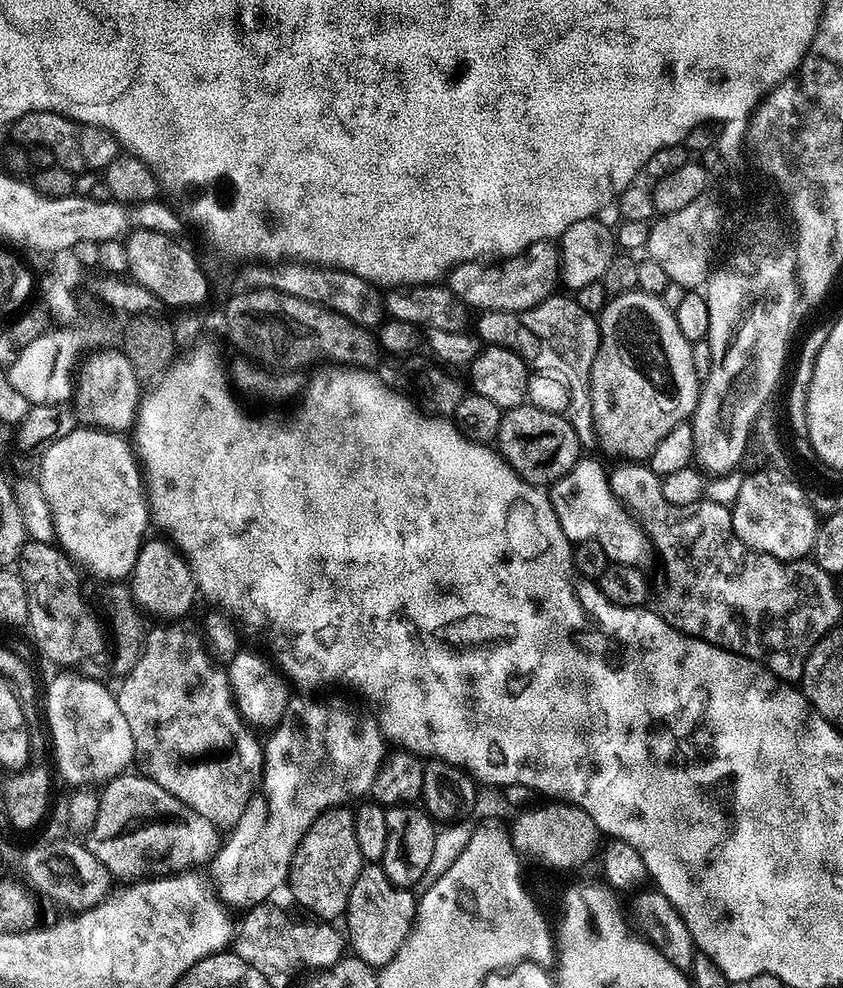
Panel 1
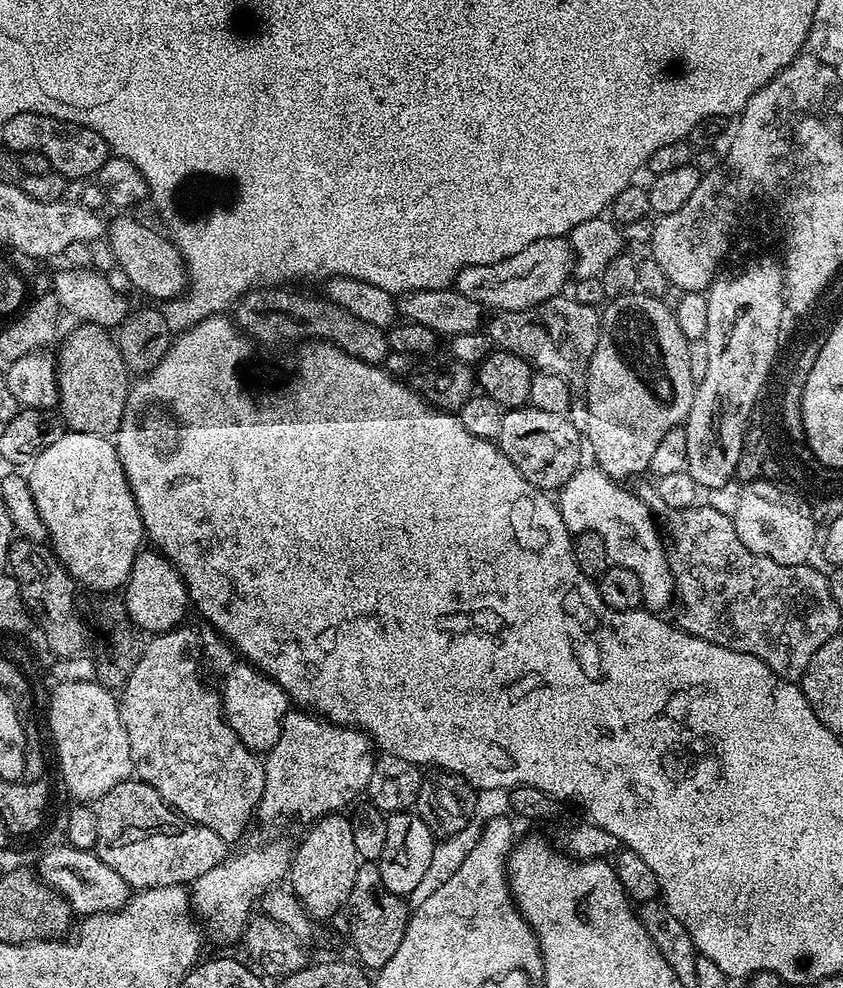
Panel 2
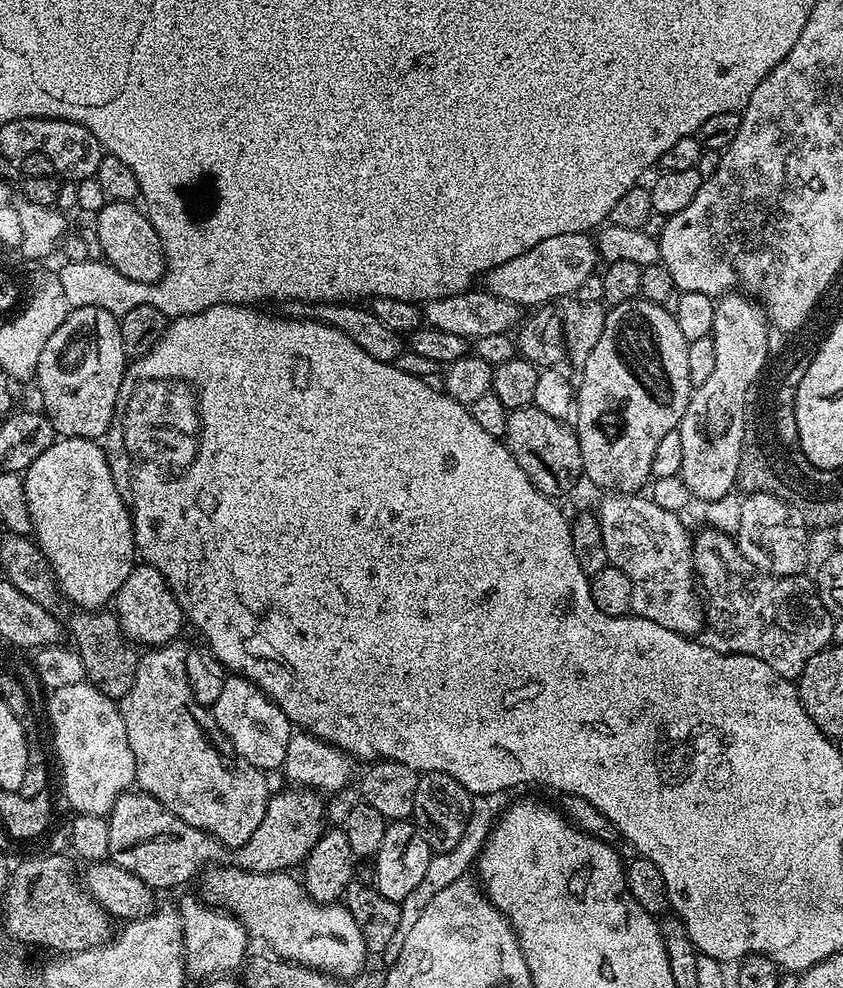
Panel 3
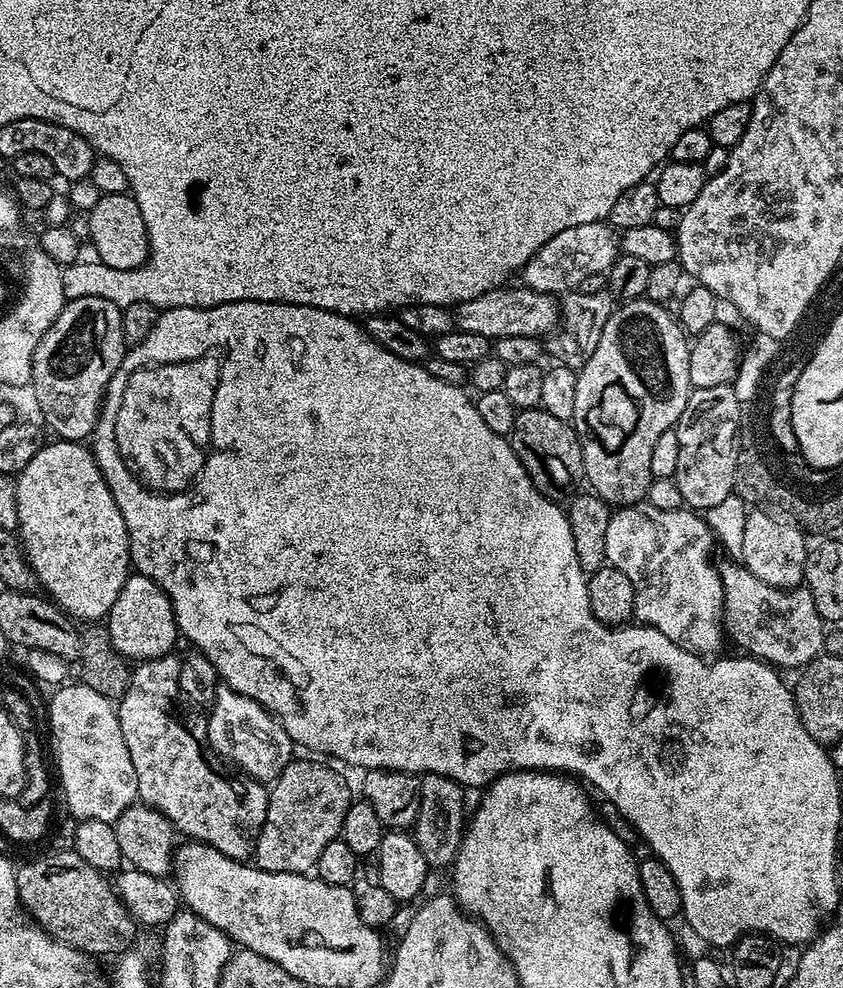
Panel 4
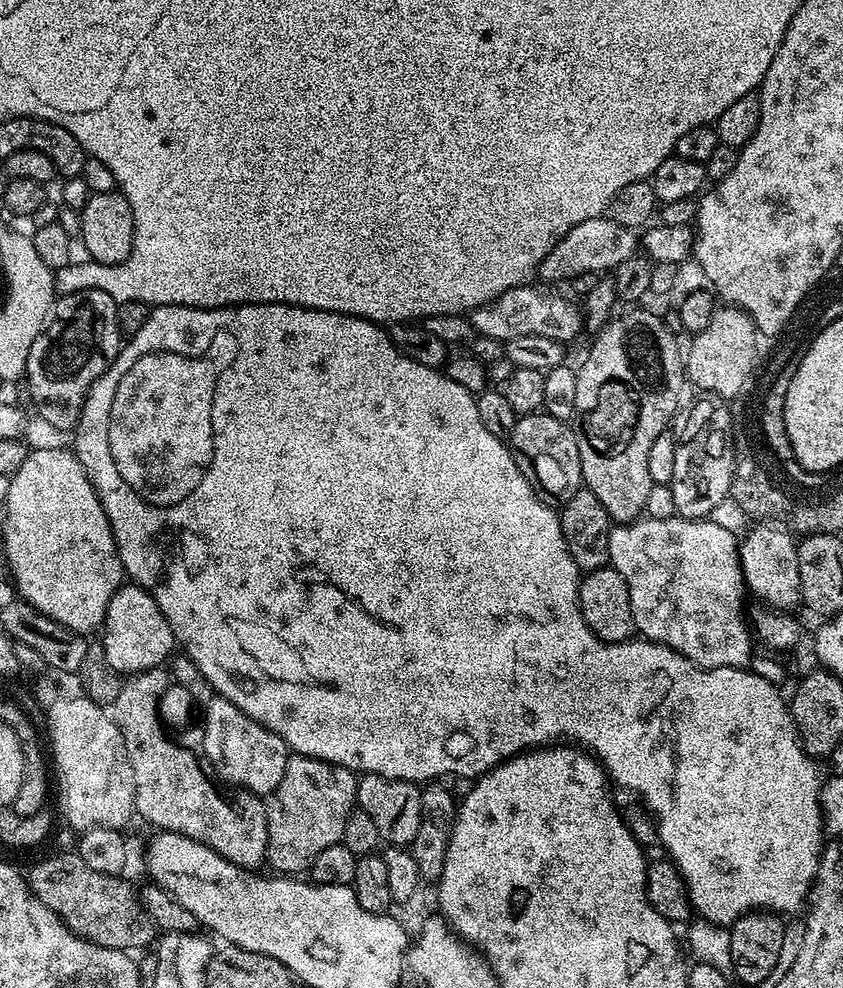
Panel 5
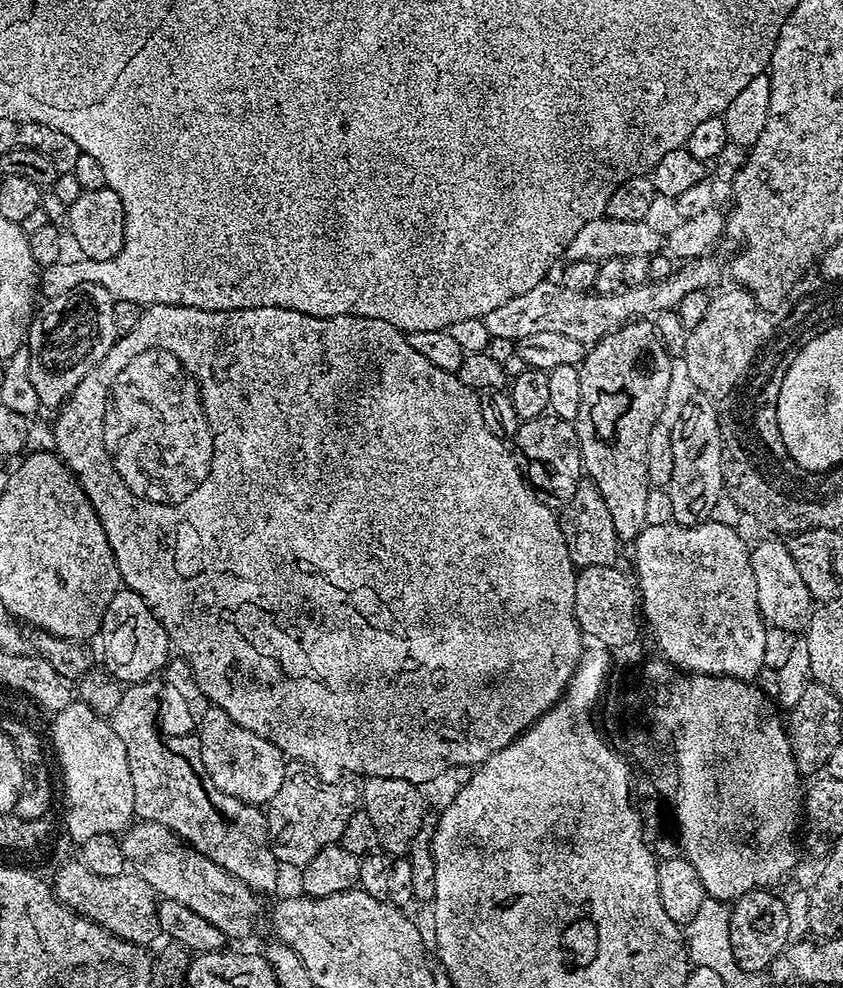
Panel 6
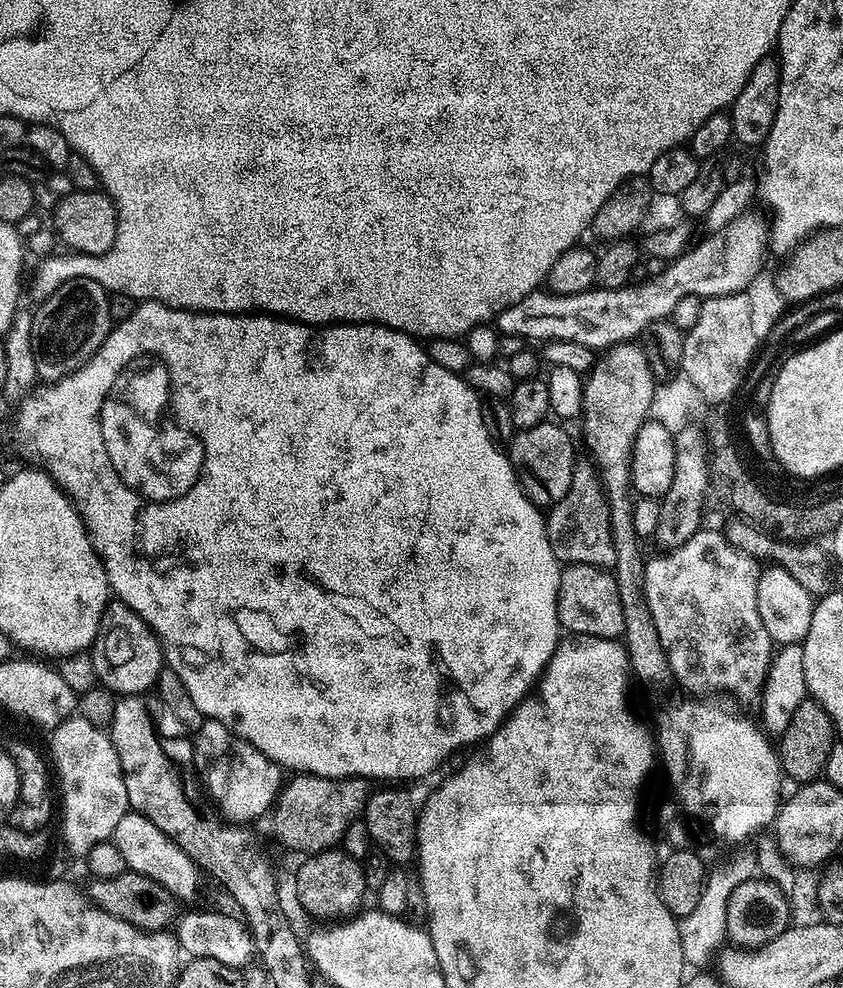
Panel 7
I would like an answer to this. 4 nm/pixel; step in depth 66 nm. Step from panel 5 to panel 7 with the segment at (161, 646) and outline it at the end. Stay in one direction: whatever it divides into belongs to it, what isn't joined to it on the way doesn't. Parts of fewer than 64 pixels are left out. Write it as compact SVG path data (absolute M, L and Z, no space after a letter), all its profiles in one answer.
M115 598L109 599L104 608L104 616L100 619L90 655L94 662L97 681L109 692L120 696L139 696L147 693L147 688L151 689L155 685L157 678L160 677L161 668L165 667L164 649L160 646L160 639L152 633L146 622L142 622L142 618L138 618L138 614L134 614L134 610L130 610L130 606Z

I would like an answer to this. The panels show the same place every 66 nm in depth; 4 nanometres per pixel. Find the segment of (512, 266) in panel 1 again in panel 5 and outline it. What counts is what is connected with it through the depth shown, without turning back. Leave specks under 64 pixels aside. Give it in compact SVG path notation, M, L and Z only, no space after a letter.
M607 215L582 222L574 226L555 244L540 264L539 277L546 282L556 284L558 280L571 281L584 273L603 273L602 270L617 269L624 260L637 255L640 240L637 233L620 223L614 222Z

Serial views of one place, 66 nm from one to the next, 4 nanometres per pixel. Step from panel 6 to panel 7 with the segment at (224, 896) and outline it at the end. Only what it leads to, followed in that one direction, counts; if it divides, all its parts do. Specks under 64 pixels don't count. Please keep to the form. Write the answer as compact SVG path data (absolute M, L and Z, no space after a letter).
M129 810L124 816L118 818L118 826L112 829L111 842L118 846L122 858L126 858L129 872L137 872L163 886L177 901L192 900L200 888L202 873L179 846L172 841L150 818Z

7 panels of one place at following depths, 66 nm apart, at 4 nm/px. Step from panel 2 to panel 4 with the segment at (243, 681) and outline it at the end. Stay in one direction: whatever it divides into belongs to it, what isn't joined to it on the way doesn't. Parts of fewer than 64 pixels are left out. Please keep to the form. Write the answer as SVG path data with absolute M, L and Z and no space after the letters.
M223 686L217 687L216 701L212 703L207 716L208 745L221 760L253 780L275 782L294 758L290 734L286 734L284 727L264 707L254 702L254 698L246 698L246 694L238 694Z

